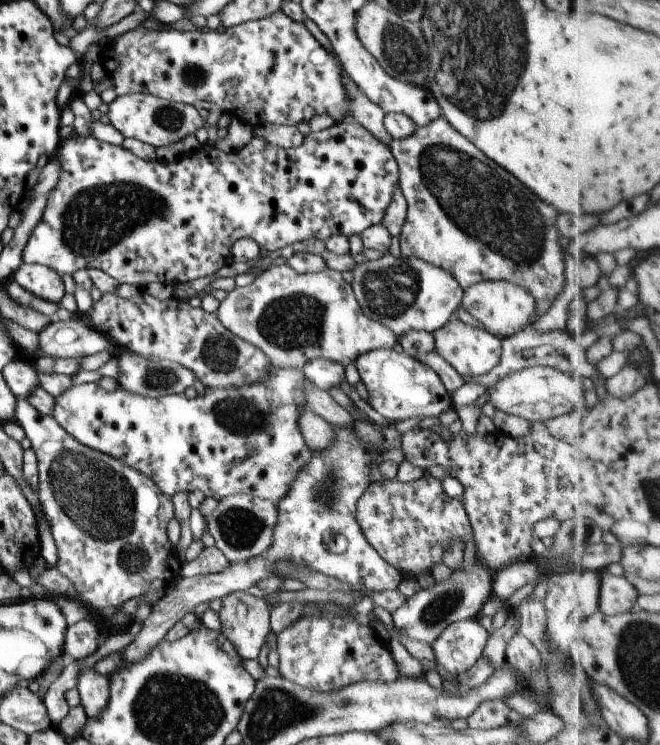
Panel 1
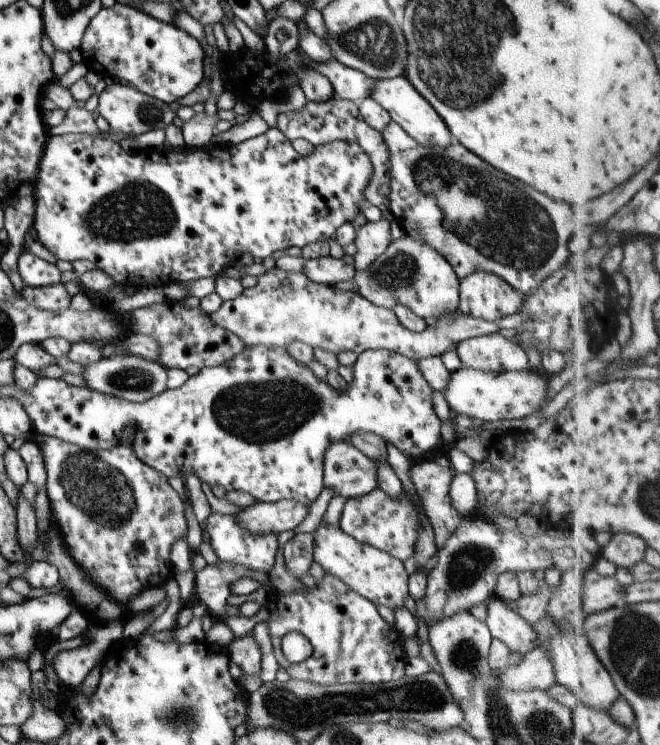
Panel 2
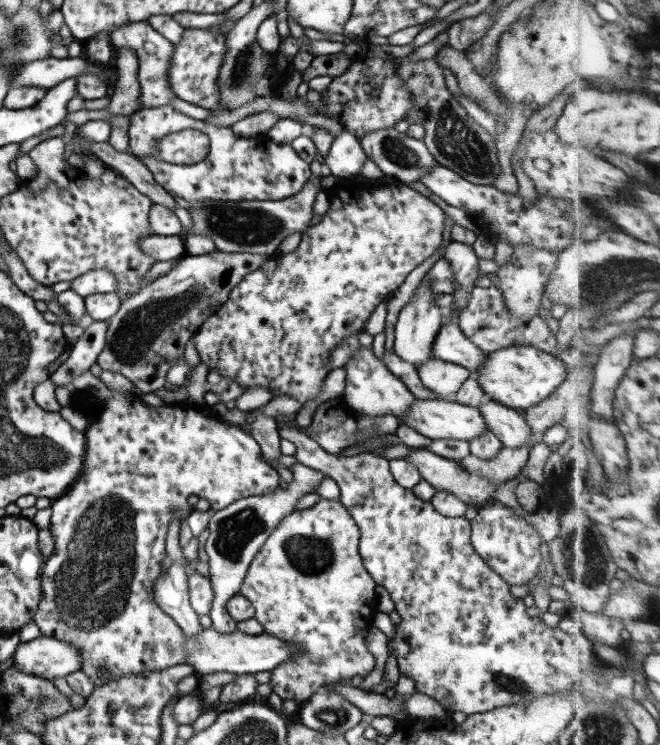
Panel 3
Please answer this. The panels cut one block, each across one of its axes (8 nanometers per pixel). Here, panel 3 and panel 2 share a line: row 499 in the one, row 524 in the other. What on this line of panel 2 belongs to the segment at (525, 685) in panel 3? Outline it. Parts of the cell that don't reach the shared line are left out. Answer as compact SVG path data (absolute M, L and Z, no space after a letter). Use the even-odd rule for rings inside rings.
M376 488L364 496L347 500L339 526L345 534L350 534L358 542L374 546L404 562L413 556L418 542L418 532L422 530L420 512L424 512L422 502L418 506L412 504L412 500L404 490L402 490L402 496L396 500L396 498L390 498L384 490Z

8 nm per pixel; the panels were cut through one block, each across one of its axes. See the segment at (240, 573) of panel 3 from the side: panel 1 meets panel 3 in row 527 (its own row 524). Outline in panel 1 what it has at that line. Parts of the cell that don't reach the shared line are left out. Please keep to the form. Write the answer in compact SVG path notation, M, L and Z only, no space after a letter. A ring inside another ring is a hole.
M239 493L219 500L218 507L207 520L207 532L216 542L215 548L218 548L230 563L240 563L262 555L271 546L277 520L277 506L270 500L260 499L259 497L253 498Z

